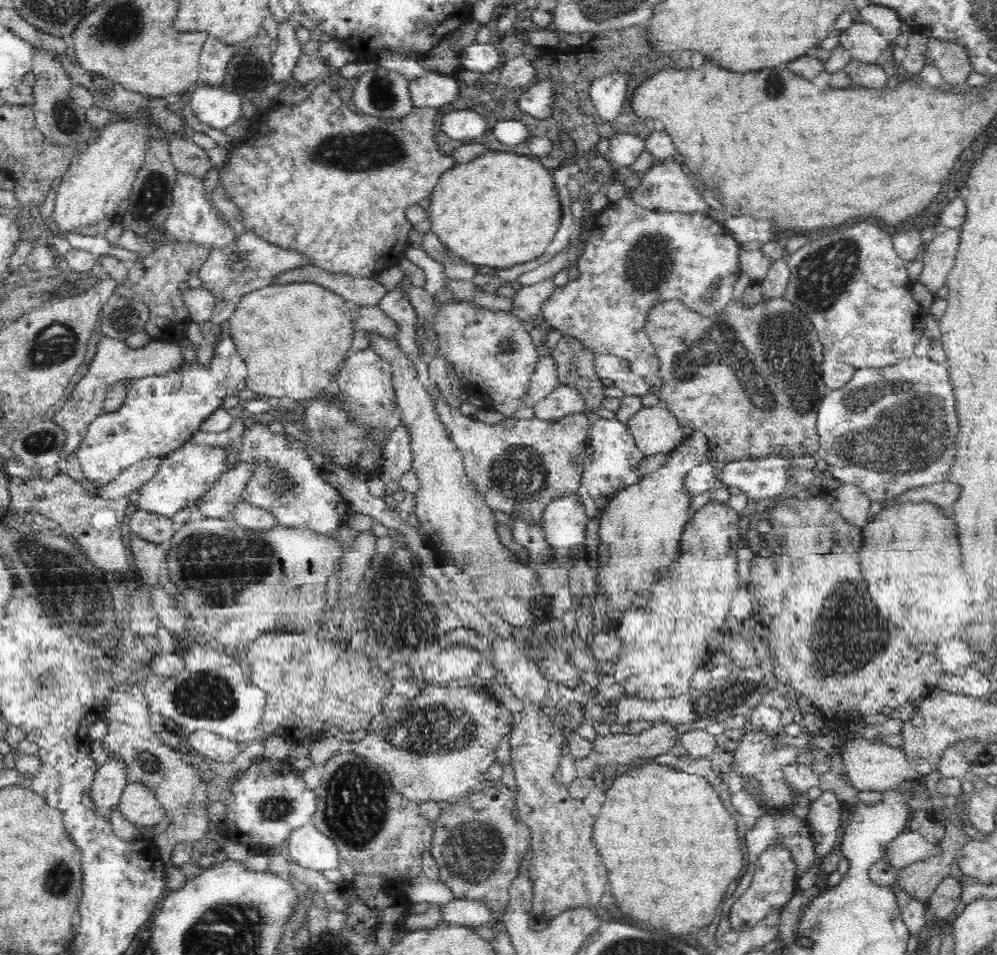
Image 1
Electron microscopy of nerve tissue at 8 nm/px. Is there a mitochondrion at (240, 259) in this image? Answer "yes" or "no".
yes

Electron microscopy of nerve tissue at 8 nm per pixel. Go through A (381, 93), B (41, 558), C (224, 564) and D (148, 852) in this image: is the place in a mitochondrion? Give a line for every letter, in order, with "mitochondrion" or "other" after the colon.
A: mitochondrion
B: mitochondrion
C: mitochondrion
D: other

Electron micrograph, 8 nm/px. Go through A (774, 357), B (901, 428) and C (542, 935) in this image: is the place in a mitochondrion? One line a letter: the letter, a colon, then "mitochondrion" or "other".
A: mitochondrion
B: mitochondrion
C: other

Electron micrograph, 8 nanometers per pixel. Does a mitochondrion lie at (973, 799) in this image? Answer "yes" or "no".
no

